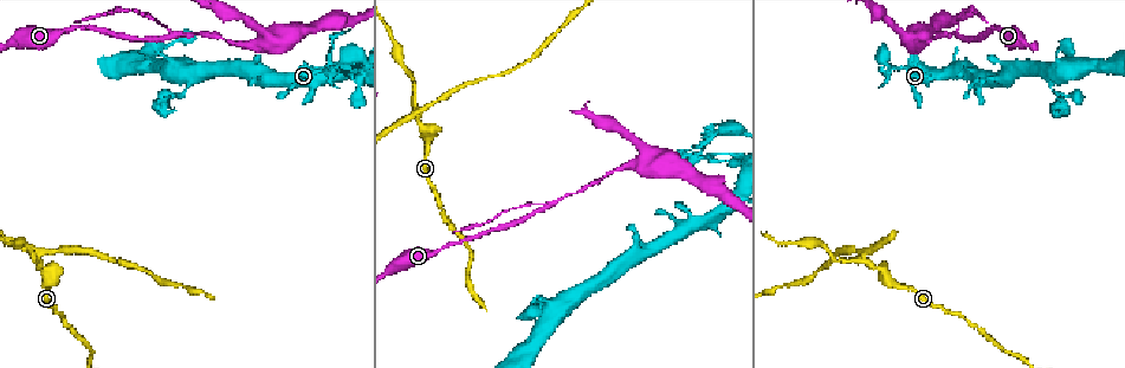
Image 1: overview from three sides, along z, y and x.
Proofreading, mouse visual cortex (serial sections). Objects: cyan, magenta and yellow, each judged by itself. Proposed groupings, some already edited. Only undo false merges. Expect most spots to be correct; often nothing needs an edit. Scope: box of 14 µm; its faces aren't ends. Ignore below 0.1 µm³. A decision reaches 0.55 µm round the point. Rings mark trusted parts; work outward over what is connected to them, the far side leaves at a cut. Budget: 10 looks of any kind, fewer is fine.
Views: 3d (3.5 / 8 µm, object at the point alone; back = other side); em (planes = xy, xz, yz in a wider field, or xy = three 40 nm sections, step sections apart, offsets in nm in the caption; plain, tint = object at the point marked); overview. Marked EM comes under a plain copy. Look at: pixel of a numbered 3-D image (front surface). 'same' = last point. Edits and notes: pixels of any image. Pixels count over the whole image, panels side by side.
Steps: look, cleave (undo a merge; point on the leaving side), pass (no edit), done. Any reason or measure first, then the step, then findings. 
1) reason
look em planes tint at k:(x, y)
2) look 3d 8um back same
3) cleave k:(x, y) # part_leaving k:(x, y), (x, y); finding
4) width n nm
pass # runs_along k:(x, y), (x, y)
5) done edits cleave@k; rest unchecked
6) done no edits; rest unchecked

sharp bend
look 3d 3.5um at 1:(639, 166)

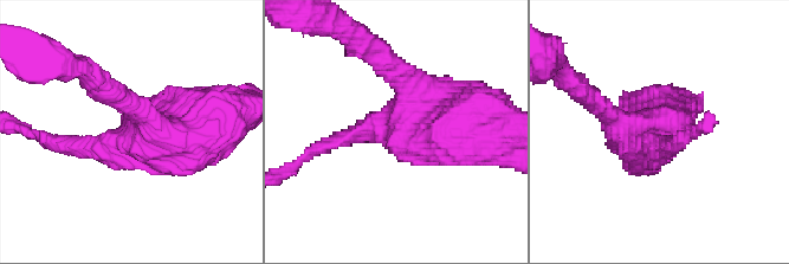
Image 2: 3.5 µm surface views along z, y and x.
need the tissue
look em xy step 1 tint at 2:(130, 142)

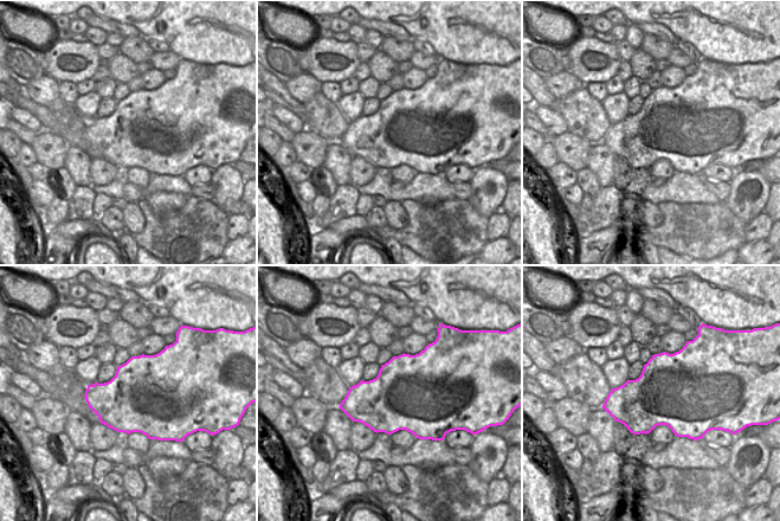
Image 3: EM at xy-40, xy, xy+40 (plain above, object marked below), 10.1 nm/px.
width 750 nm
pass # runs_along 2:(79, 147), (108, 150), (228, 114); continuous, no second cell

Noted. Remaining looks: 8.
thick turns thin
look 3d 3.5um at 1:(724, 153)

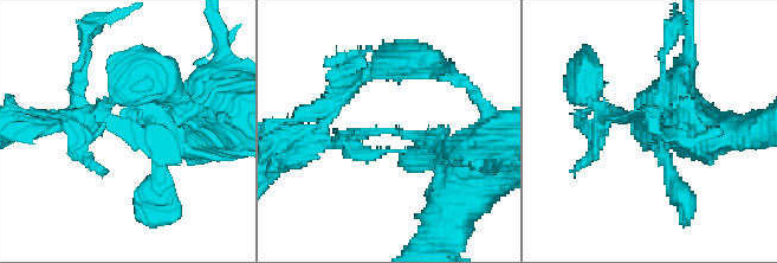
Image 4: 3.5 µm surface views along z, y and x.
now the EM
look em xy step 5 tint at 4:(125, 119)

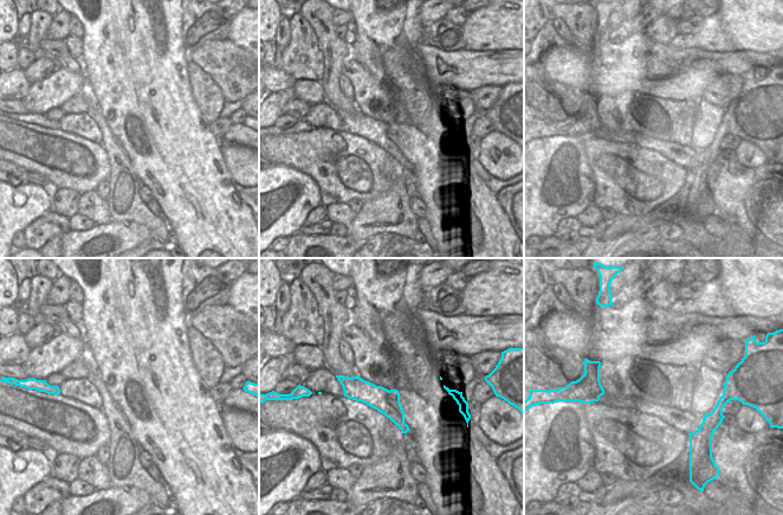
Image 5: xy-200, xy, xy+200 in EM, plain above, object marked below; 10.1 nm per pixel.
pass # one cell here

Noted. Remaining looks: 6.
a narrow waist
look 3d 3.5um back at 1:(168, 95)

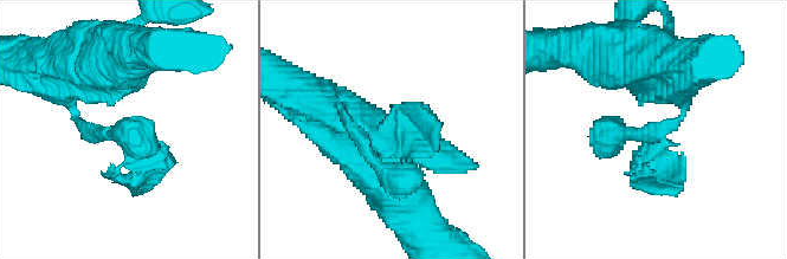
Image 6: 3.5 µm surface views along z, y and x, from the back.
shape alone is not enough
look em xy step 3 tint at 6:(649, 134)

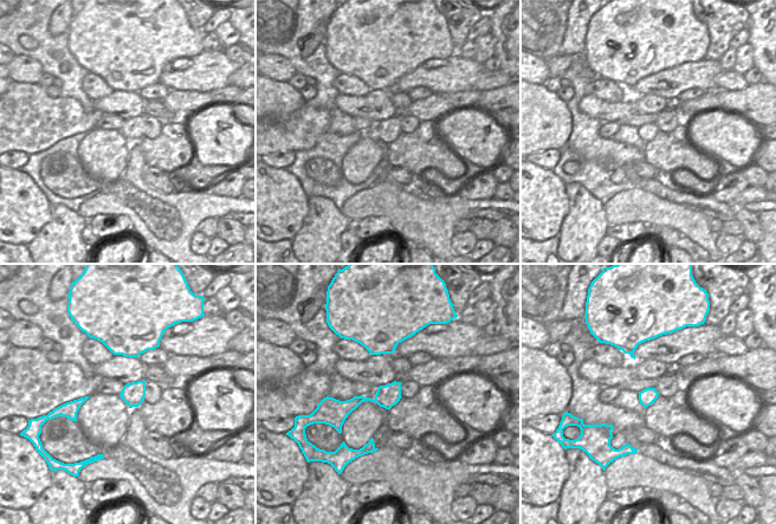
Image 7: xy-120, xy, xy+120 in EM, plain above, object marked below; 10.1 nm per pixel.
pass # runs_along 6:(69, 107), (90, 131), (134, 146), (134, 189); one cell here

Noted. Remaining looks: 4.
four or more arms meet
look 3d 3.5um at 1:(38, 256)

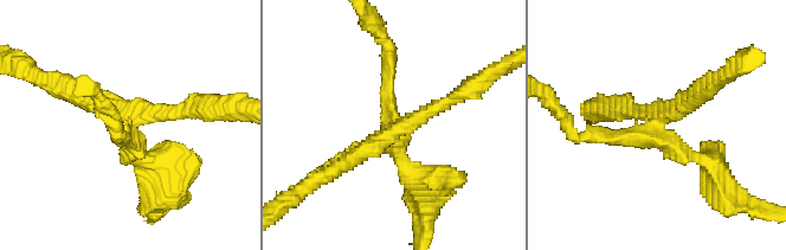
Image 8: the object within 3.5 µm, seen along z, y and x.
look em xy step 3 tint at 8:(394, 122)

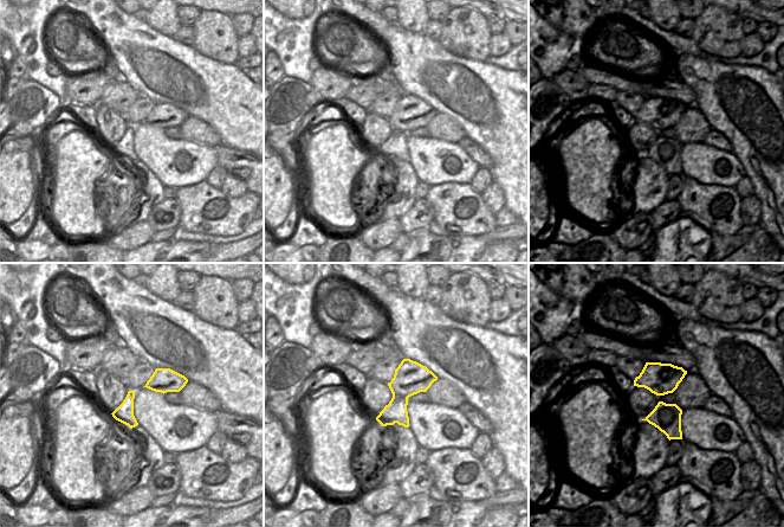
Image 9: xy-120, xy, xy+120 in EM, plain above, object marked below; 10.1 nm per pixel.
cleave 8:(174, 115) # part_leaving 8:(140, 117), (198, 107), (238, 107); a second cell is stuck on

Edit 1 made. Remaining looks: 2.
done edits cleave@8; rest unchecked

